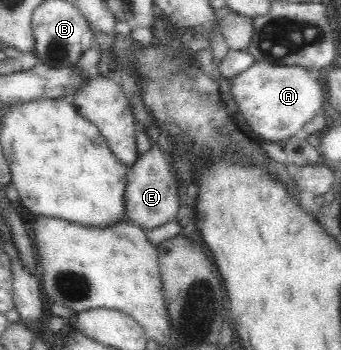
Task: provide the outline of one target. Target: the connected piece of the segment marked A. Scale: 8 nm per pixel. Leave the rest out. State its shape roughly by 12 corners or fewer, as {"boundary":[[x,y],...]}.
{"boundary":[[254,62],[232,94],[253,132],[283,142],[325,104],[301,66]]}

